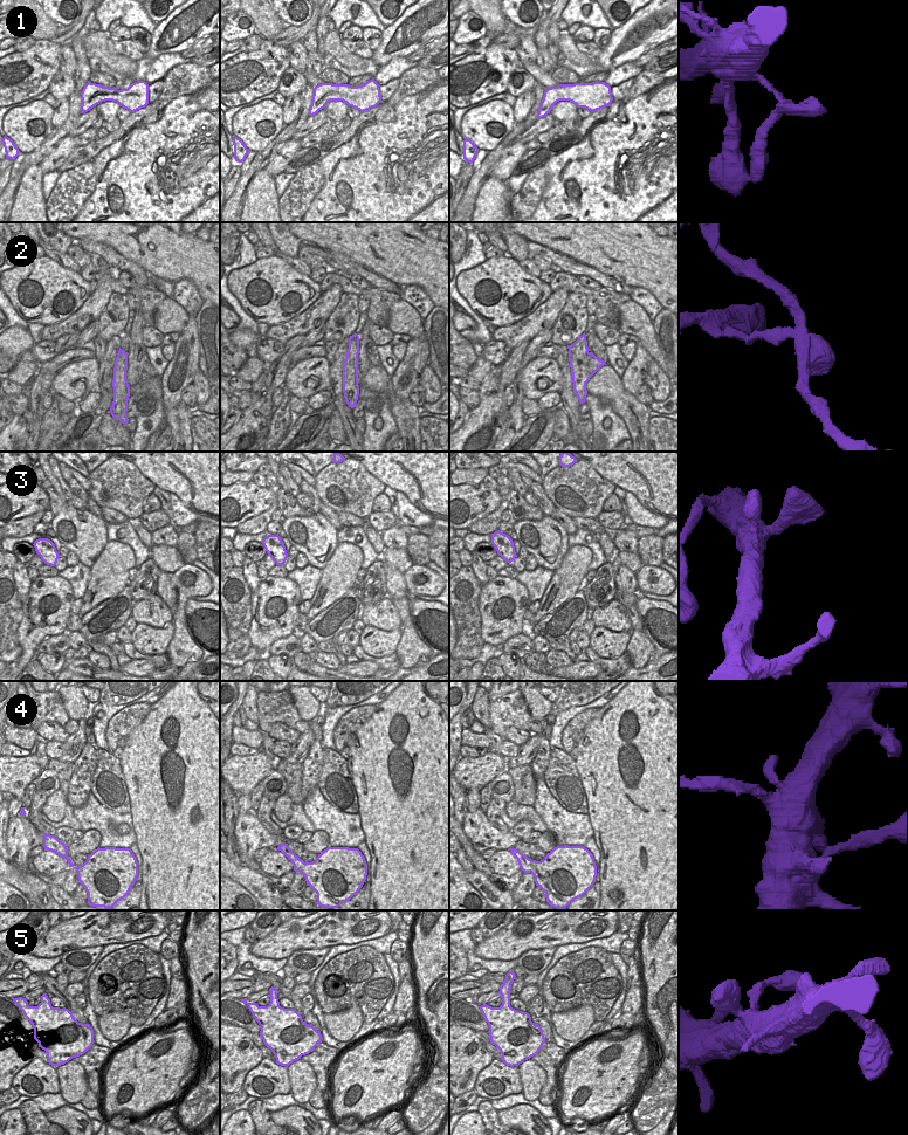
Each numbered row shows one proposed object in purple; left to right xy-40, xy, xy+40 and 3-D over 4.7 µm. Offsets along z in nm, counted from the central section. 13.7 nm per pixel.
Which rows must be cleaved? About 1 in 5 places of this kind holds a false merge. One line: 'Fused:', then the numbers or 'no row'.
Fused: 2

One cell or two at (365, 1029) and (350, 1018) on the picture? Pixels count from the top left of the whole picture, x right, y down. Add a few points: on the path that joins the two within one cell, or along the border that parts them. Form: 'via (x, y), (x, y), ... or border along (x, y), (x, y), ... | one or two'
border along (363, 1022), (360, 1027), (348, 1040), (338, 1040) | two

